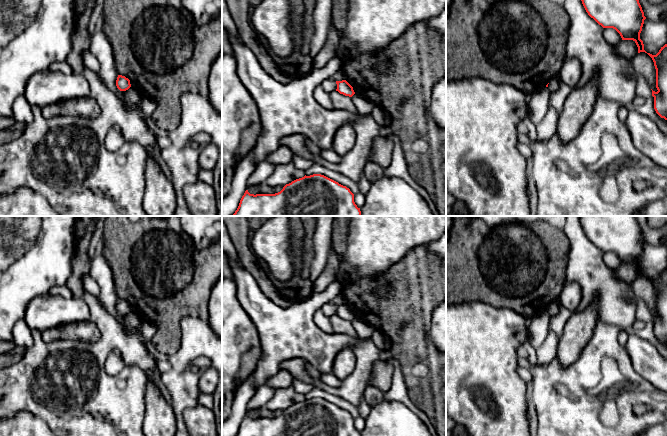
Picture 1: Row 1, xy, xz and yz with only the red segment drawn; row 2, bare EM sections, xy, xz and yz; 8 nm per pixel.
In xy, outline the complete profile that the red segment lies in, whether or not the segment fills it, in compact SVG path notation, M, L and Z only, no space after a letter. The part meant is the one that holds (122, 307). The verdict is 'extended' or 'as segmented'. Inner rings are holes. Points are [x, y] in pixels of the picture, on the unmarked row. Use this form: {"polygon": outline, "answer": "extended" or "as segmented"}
{"polygon": "M118 299L116 310L120 315L126 315L131 311L130 304L125 300Z", "answer": "as segmented"}

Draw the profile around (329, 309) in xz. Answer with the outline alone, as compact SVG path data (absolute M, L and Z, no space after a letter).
M330 302L330 303L326 303L325 305L323 305L322 308L320 309L320 311L329 317L332 317L332 316L336 315L337 308L336 308L335 304Z

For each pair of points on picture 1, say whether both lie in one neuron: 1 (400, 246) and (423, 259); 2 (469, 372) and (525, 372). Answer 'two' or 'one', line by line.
1: two
2: two

